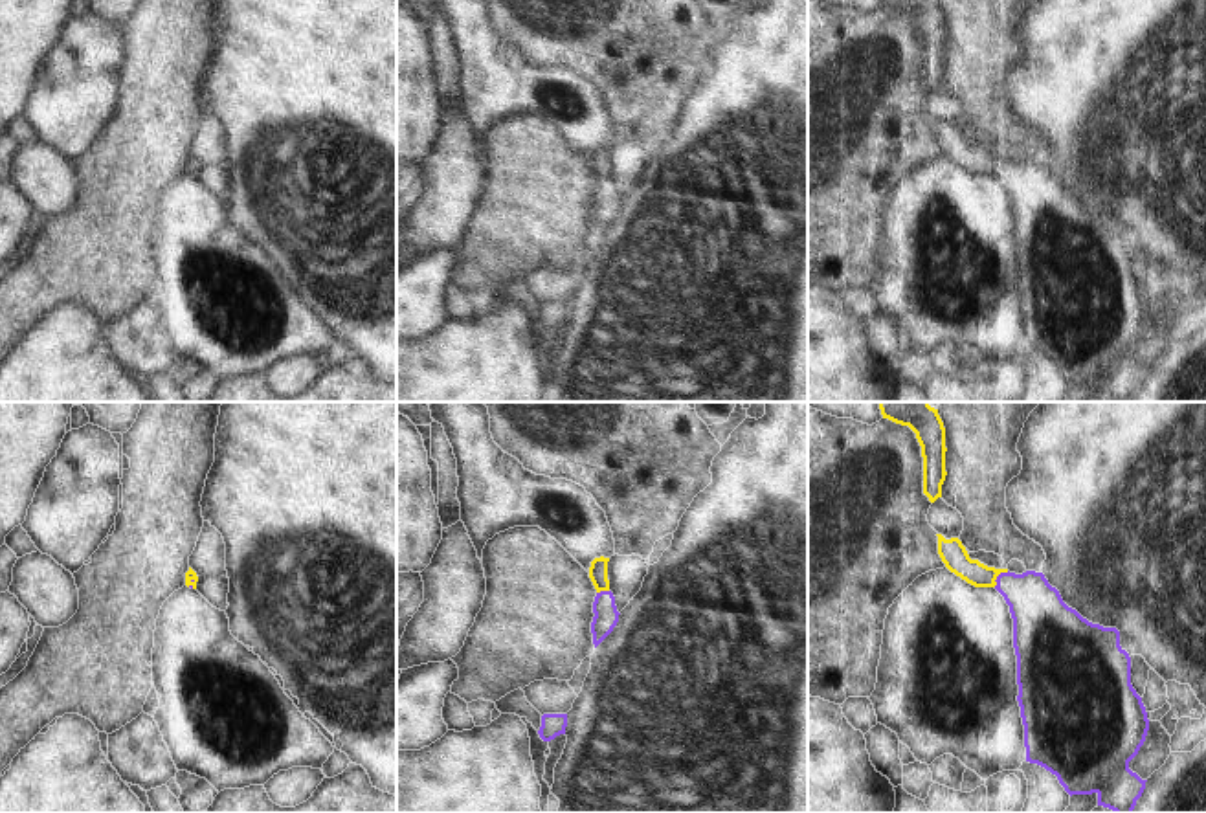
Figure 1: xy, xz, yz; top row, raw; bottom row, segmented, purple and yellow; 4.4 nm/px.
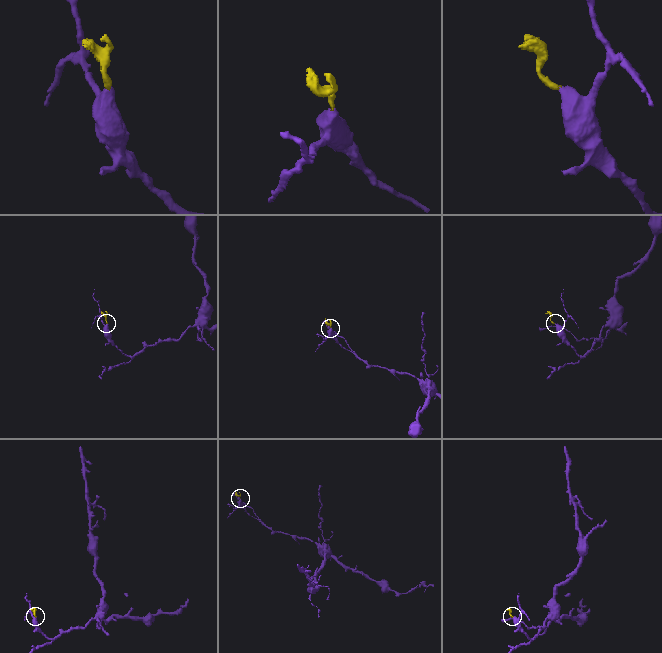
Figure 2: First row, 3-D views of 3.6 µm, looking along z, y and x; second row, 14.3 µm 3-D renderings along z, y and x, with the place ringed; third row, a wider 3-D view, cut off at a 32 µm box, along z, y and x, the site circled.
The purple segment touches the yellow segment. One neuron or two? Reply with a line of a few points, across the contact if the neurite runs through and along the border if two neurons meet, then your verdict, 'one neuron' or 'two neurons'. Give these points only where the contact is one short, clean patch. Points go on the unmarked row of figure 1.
yz (1039, 204), (997, 166), (977, 164), (955, 145) | one neuron

